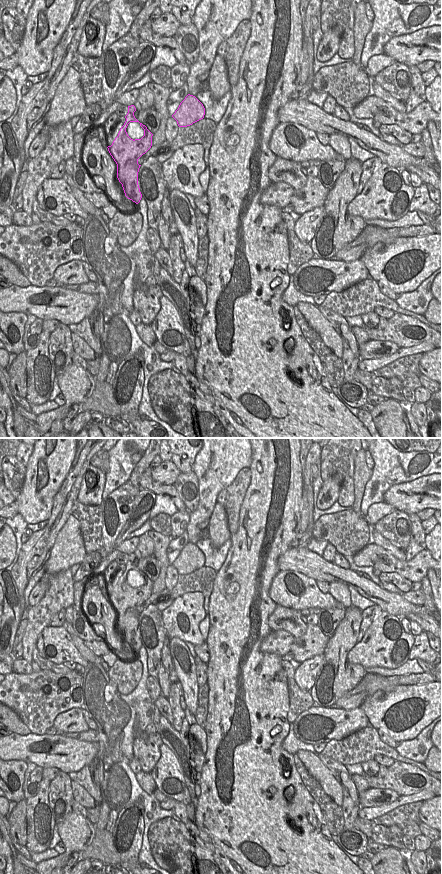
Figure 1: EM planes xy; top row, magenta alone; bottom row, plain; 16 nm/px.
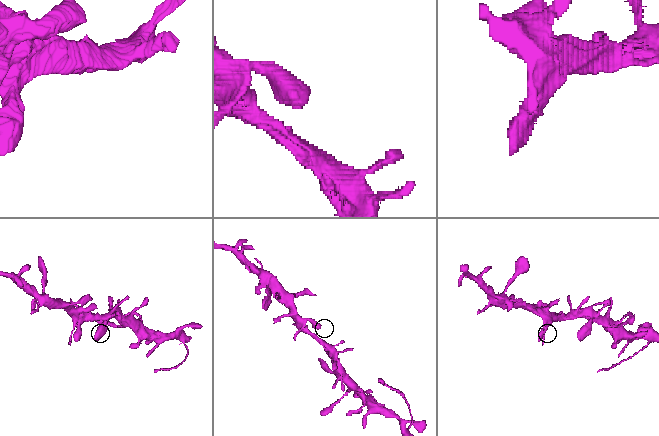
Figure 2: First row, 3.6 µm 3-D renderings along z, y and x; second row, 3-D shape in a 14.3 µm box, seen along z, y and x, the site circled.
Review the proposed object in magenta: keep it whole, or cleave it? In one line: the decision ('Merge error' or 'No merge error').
No merge error

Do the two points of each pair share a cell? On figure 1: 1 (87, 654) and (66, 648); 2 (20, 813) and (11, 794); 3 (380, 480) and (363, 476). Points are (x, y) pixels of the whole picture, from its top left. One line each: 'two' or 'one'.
1: two
2: two
3: two

